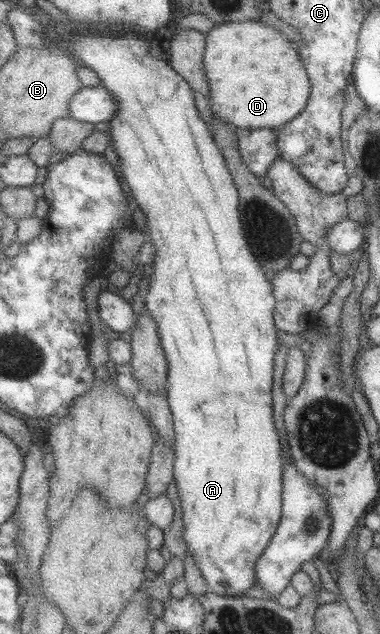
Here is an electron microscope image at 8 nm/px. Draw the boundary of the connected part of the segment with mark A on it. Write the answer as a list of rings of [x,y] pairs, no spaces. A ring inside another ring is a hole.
[[[74,24],[74,27],[62,27],[62,29],[84,29],[82,33],[78,33],[78,35],[60,35],[58,40],[66,47],[68,52],[71,52],[76,59],[79,60],[82,66],[88,67],[88,69],[92,69],[95,71],[100,79],[100,85],[96,87],[82,87],[78,94],[76,95],[74,101],[72,102],[72,117],[76,118],[77,121],[80,122],[87,122],[92,123],[94,125],[98,125],[99,127],[108,128],[110,130],[110,140],[112,142],[112,146],[116,150],[118,154],[118,158],[120,158],[120,162],[122,162],[122,172],[121,176],[125,180],[126,188],[131,190],[133,193],[134,199],[136,200],[137,206],[141,211],[146,215],[146,222],[144,222],[144,226],[147,226],[147,234],[148,239],[152,242],[152,246],[154,246],[154,252],[156,254],[153,255],[153,271],[150,275],[150,283],[148,288],[148,294],[145,299],[145,306],[147,312],[152,316],[152,319],[156,322],[157,325],[157,332],[160,336],[161,346],[163,347],[167,362],[168,362],[168,375],[167,375],[167,388],[165,395],[167,396],[167,400],[173,413],[173,424],[175,427],[175,462],[173,467],[173,477],[177,483],[177,491],[181,501],[181,508],[183,509],[183,522],[184,522],[184,531],[183,537],[188,543],[188,555],[193,555],[195,557],[195,561],[197,562],[197,567],[201,571],[201,575],[206,580],[206,585],[208,586],[208,592],[216,593],[216,595],[222,596],[244,596],[248,595],[248,592],[252,589],[252,587],[258,585],[258,579],[256,578],[256,562],[258,558],[264,553],[266,547],[270,543],[271,537],[275,534],[277,530],[278,524],[281,520],[281,511],[283,506],[283,499],[282,499],[282,490],[283,490],[283,461],[280,458],[282,455],[282,447],[280,445],[280,440],[278,436],[278,429],[274,426],[274,417],[272,416],[272,388],[273,388],[273,381],[274,381],[274,370],[275,370],[275,355],[278,351],[280,339],[278,338],[278,328],[276,327],[274,321],[274,312],[276,307],[276,298],[273,294],[273,287],[271,284],[270,276],[266,273],[265,269],[262,267],[258,258],[252,254],[252,249],[250,249],[250,245],[248,245],[248,241],[244,235],[243,227],[242,227],[242,220],[239,210],[239,191],[237,190],[236,184],[229,173],[228,167],[226,167],[226,163],[222,152],[218,148],[218,145],[214,142],[212,137],[212,133],[210,133],[209,127],[203,121],[202,117],[200,117],[200,113],[195,105],[194,99],[194,92],[191,88],[191,85],[182,77],[170,64],[170,61],[164,60],[158,57],[155,53],[151,52],[150,42],[151,38],[150,35],[146,32],[139,32],[136,30],[120,30],[120,31],[94,31],[94,29],[86,29],[86,27],[82,27],[80,24]]]

